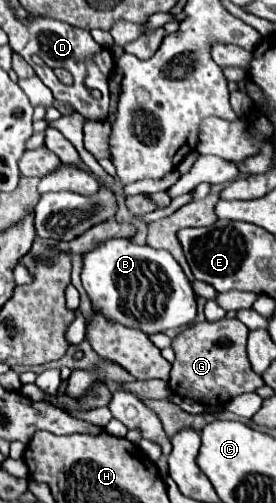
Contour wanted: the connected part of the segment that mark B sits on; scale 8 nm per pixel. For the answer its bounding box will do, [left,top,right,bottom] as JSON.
[82,238,196,334]

